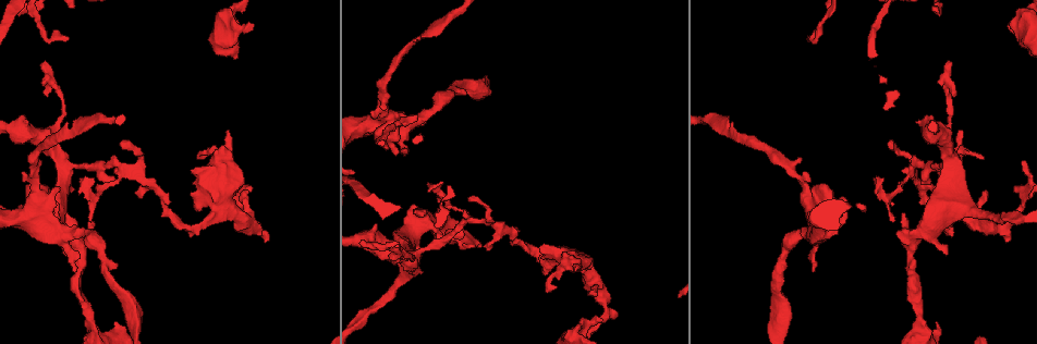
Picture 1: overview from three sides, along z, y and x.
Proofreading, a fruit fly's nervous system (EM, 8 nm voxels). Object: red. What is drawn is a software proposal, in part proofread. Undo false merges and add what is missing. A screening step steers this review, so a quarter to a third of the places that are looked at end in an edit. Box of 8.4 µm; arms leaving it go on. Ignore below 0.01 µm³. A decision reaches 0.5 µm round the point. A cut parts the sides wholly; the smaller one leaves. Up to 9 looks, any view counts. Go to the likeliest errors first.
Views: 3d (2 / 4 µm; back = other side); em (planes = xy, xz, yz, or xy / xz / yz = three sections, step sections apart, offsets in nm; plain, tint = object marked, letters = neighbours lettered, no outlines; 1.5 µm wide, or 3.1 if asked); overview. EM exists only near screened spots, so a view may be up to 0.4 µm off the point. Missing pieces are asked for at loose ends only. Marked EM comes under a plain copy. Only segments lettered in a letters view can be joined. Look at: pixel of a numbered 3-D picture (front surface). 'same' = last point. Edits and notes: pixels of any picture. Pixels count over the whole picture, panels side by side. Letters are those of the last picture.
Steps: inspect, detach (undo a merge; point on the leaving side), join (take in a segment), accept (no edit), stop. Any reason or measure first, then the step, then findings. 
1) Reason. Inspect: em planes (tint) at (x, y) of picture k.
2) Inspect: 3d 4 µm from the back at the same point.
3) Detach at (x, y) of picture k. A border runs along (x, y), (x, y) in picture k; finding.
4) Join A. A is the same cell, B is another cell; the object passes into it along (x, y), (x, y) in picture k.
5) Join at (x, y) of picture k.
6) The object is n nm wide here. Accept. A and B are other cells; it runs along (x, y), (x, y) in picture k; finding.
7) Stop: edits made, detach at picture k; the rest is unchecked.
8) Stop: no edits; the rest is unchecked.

Free end. Inspect: 3d 4 µm from the back at (250, 26) of picture 1.

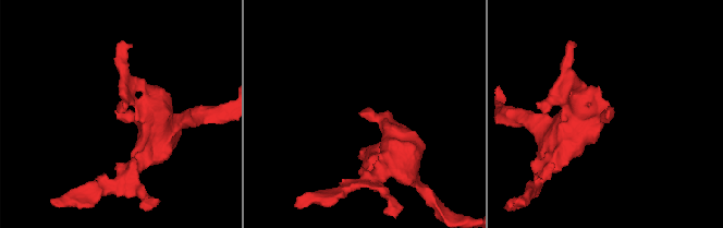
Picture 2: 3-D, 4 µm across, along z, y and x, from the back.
Inspect: em planes (letters) at (608, 111) of picture 2.

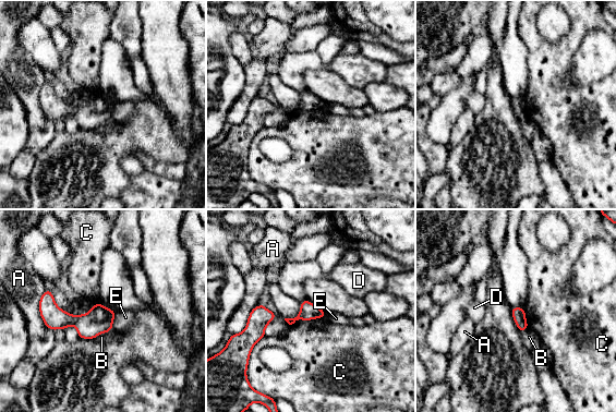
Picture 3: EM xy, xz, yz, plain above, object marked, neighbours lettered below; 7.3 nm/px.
The longest contact is with A, 320 nm. Accept. A, B, C, D and E are other cells; a border runs along (323, 317), (297, 319), (290, 325) in picture 3; none of them fits.

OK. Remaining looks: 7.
An open end. Inspect: em yz step 8 (tint) at (574, 269) of picture 1.

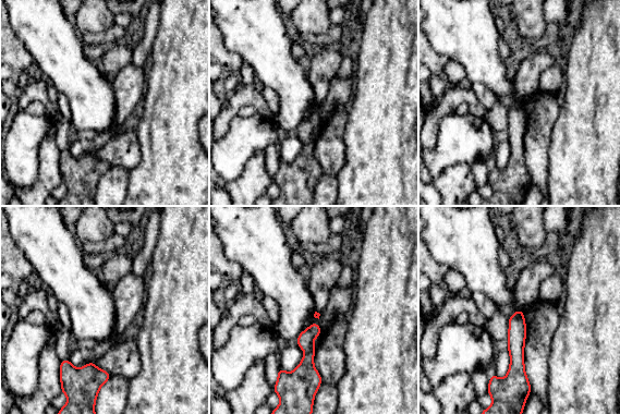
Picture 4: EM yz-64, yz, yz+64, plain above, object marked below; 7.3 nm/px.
Inspect: em planes (letters) at the same point.

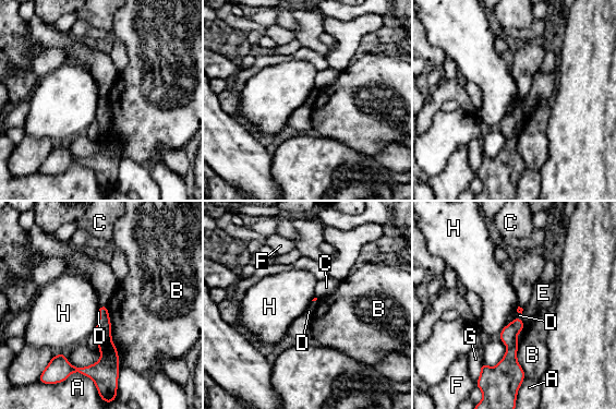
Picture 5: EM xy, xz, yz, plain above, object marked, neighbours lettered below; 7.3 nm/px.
Accept. A, B, C, D, E, F, G and H are other cells; none of them fits.

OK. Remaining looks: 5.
Branch stops here. Inspect: 3d 2 µm at (374, 133) of picture 1.

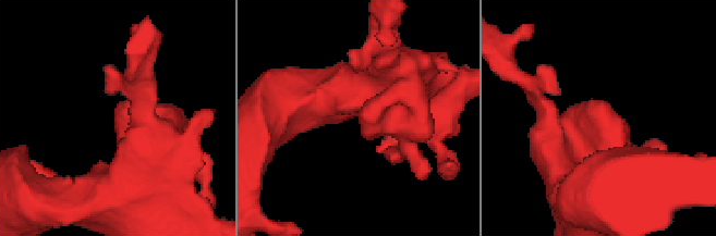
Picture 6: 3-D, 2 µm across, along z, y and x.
Inspect: em planes (letters) at (600, 113) of picture 6.

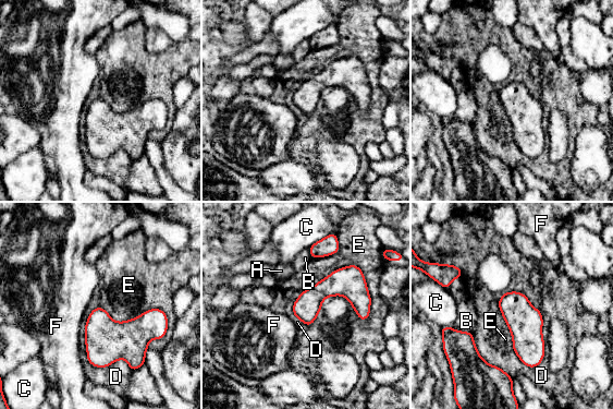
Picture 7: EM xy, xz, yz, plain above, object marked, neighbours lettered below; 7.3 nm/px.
Accept. A, B, C, D, E and F are other cells; a border runs along (316, 283), (356, 265), (368, 317) in picture 7; no lettered segment goes on from it.

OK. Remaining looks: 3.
Sharp bend. Inspect: 3d 4 µm at (911, 164) of picture 1.

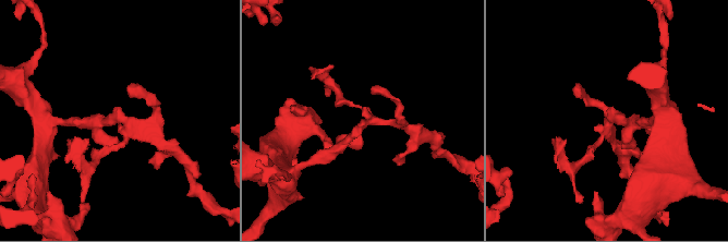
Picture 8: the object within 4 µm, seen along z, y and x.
Shape alone is not enough. Inspect: em 3.1 µm xz step 8 (tint) at (609, 122) of picture 8.

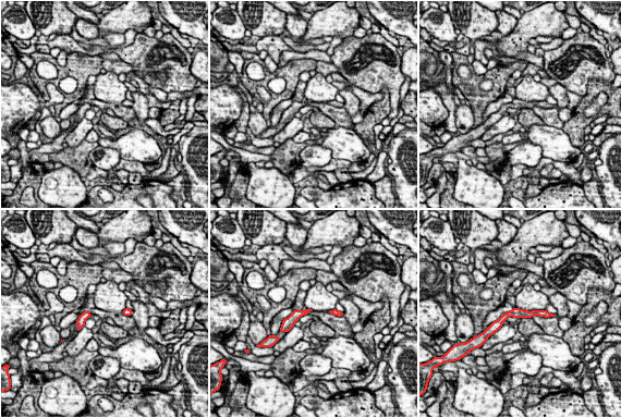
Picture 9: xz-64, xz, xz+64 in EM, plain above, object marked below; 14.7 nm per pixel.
What lies round it. Inspect: em 3.1 µm xz step 8 (letters) at the same point.

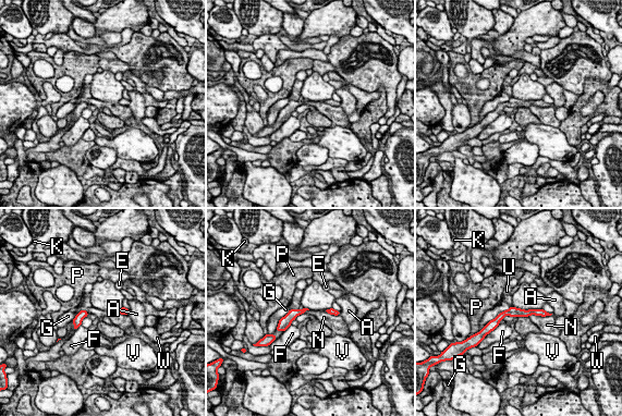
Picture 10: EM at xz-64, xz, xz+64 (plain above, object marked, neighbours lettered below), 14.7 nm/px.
Accept. A, E, F, G, K, N, P, U, V and W are other cells; a border runs along (551, 314), (527, 316) in picture 10; continuous, no second cell.

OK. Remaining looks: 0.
Stop: no edits; the rest is unchecked.

